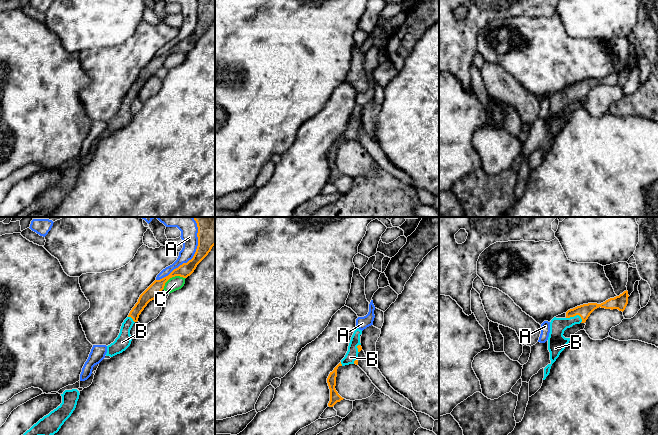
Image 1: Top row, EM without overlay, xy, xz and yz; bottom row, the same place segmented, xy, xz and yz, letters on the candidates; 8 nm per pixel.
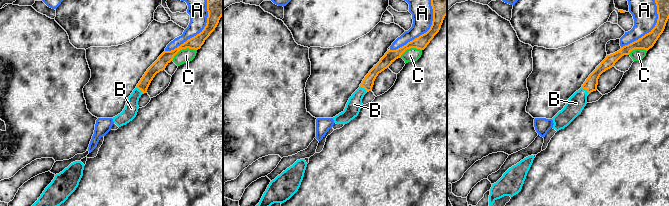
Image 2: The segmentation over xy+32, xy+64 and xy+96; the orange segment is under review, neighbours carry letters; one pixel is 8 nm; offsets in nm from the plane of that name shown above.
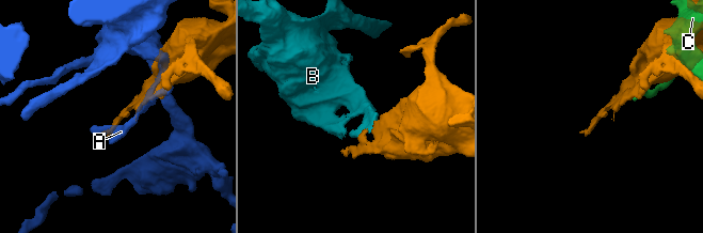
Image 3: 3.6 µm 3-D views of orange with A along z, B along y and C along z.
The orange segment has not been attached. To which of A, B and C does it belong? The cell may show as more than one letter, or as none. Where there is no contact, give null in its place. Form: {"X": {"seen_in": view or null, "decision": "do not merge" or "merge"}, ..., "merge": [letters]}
{"A": {"seen_in": "xy", "decision": "do not merge"}, "B": {"seen_in": "yz", "decision": "merge"}, "C": {"seen_in": "xy", "decision": "do not merge"}, "merge": ["B"]}

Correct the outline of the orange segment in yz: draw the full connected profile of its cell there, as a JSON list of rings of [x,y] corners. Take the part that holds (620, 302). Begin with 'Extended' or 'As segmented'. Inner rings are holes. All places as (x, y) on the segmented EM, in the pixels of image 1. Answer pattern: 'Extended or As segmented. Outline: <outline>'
Extended. Outline: [[[626,290],[619,296],[610,298],[601,304],[588,303],[570,309],[566,312],[565,318],[554,317],[550,322],[550,333],[548,337],[548,350],[550,352],[551,363],[544,368],[543,380],[549,375],[552,364],[571,339],[571,337],[565,338],[563,336],[567,328],[575,324],[585,323],[590,314],[599,307],[611,310],[618,309],[623,312],[628,304],[628,297],[628,291]]]

